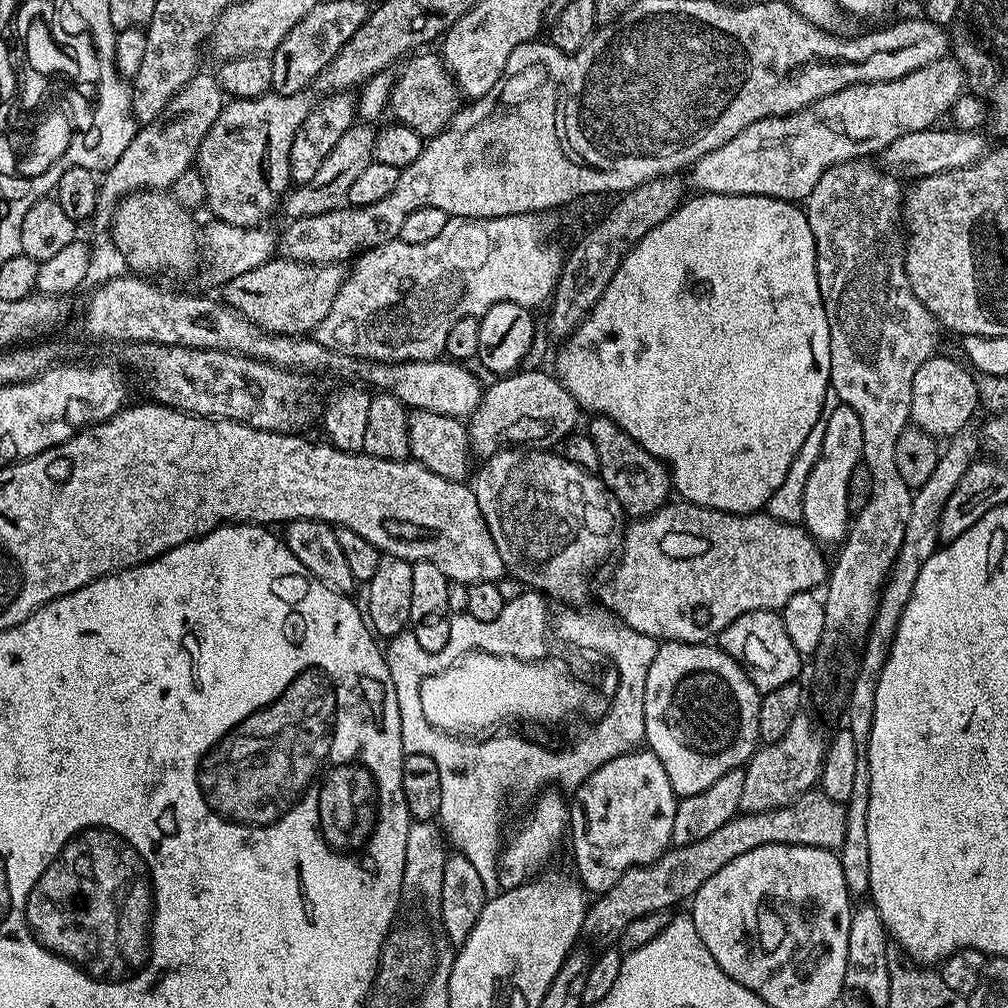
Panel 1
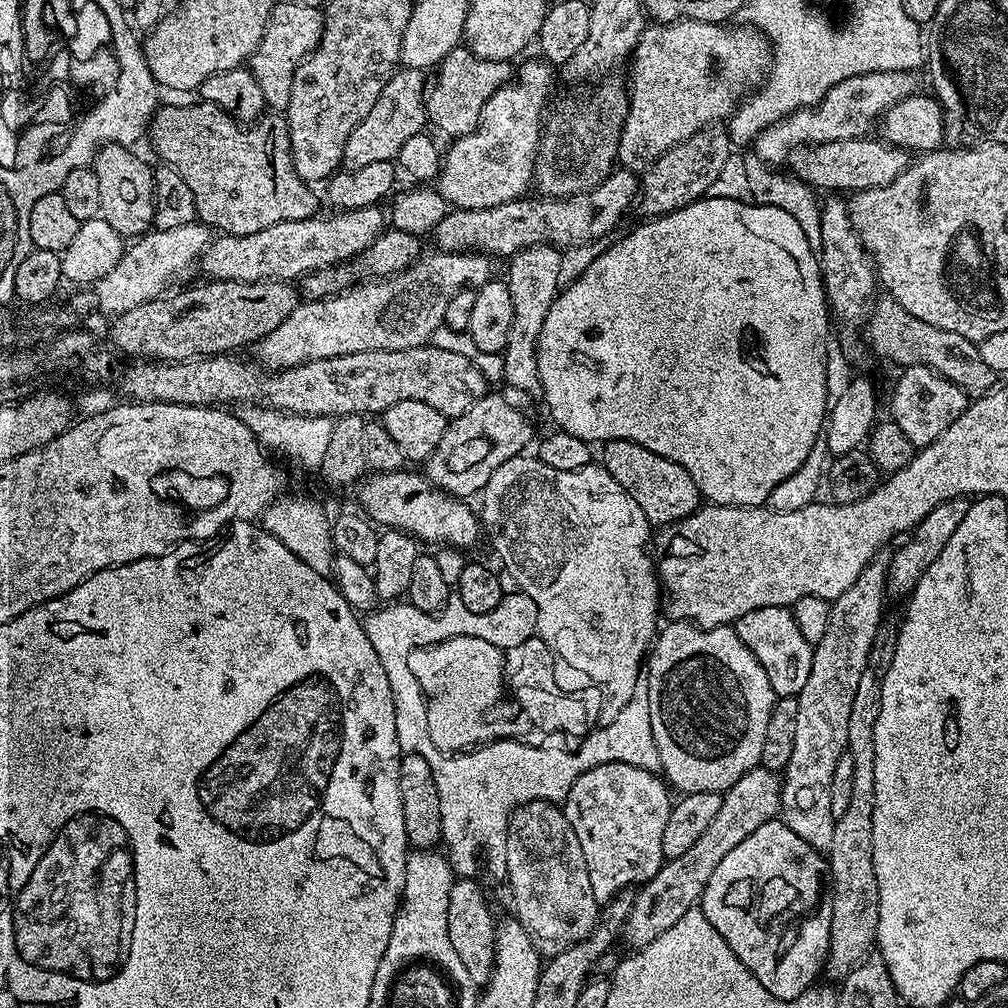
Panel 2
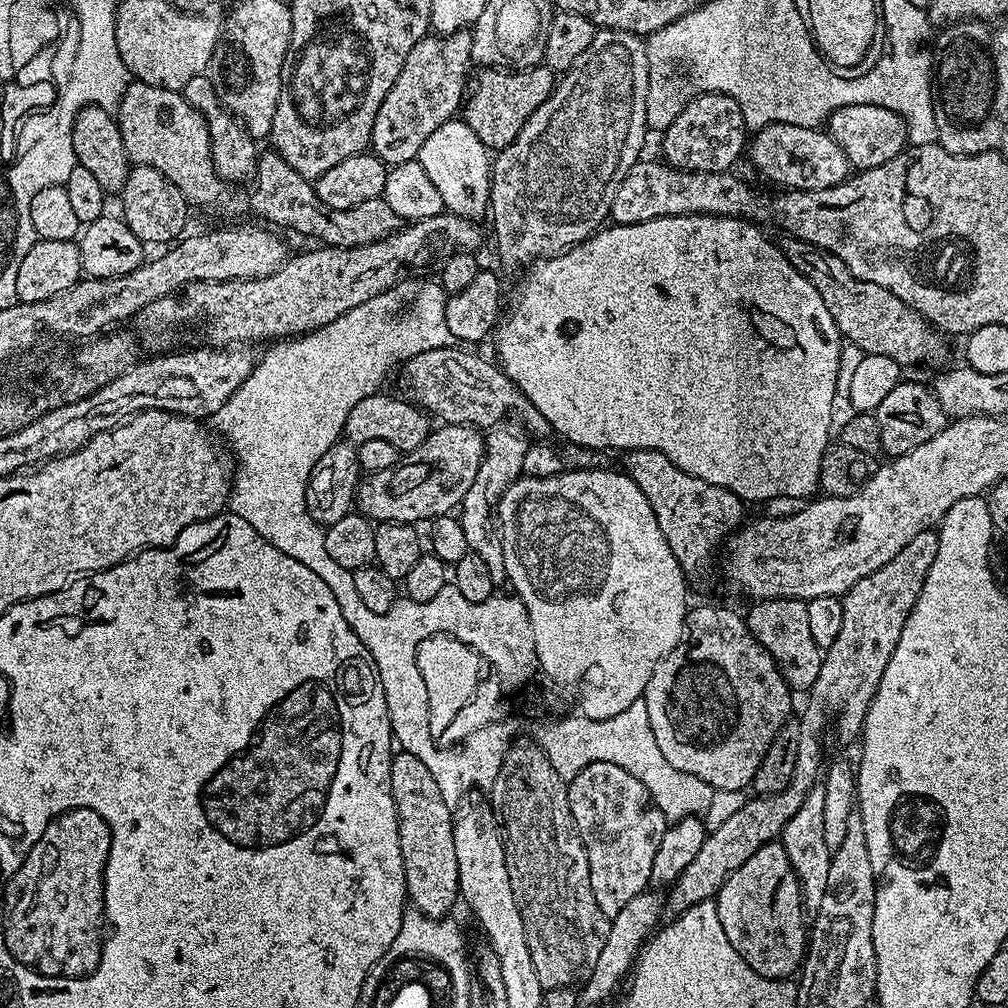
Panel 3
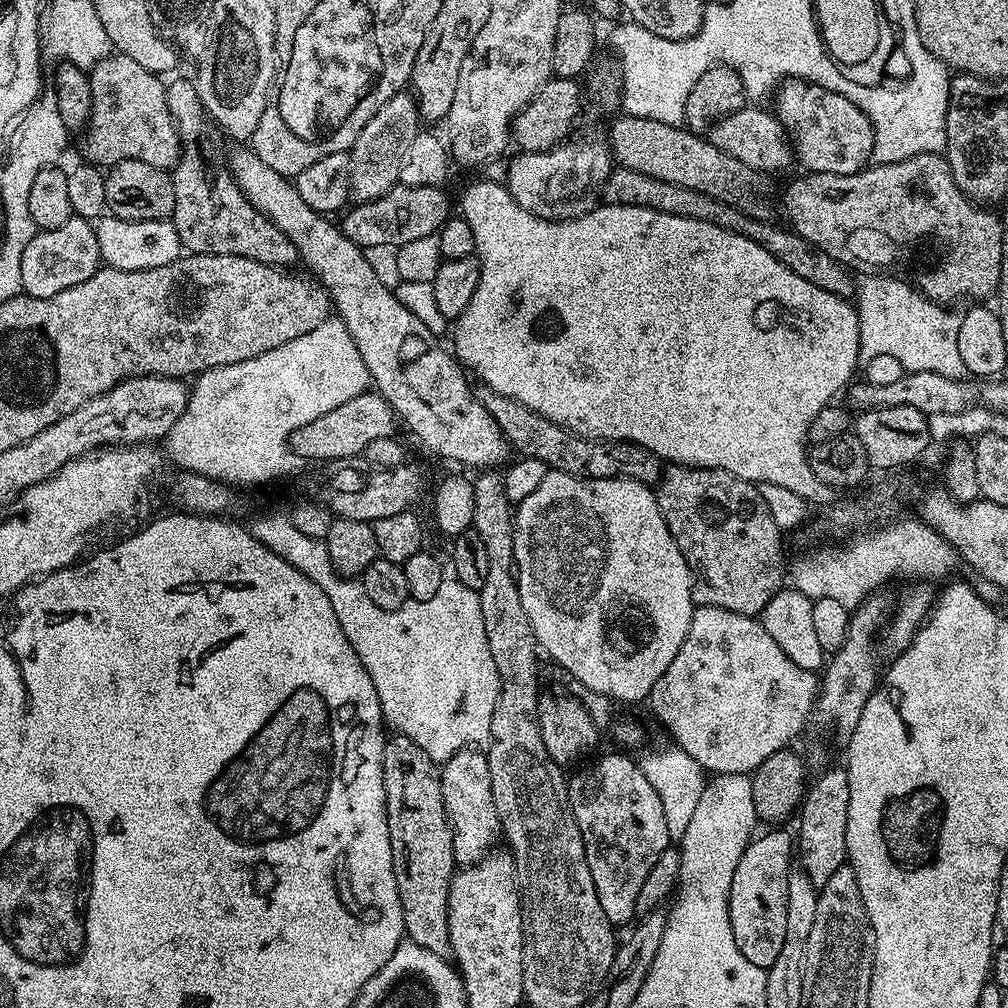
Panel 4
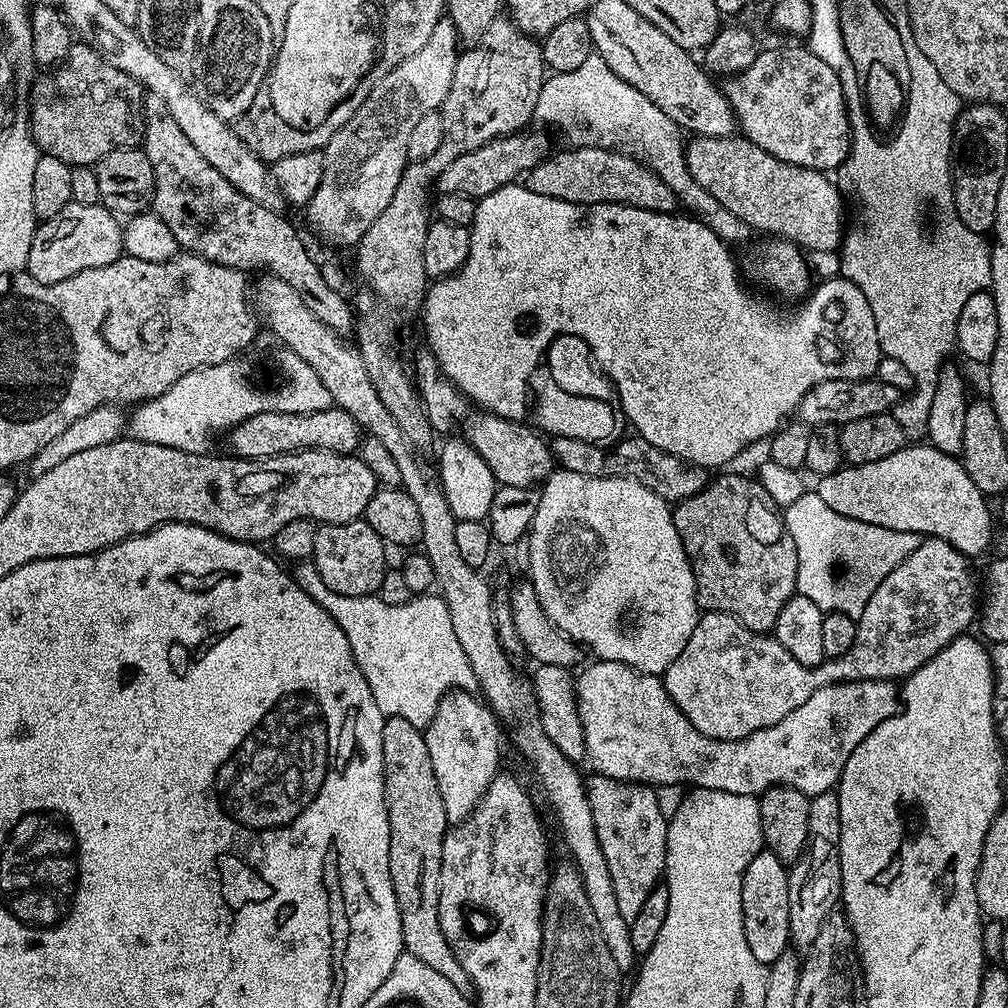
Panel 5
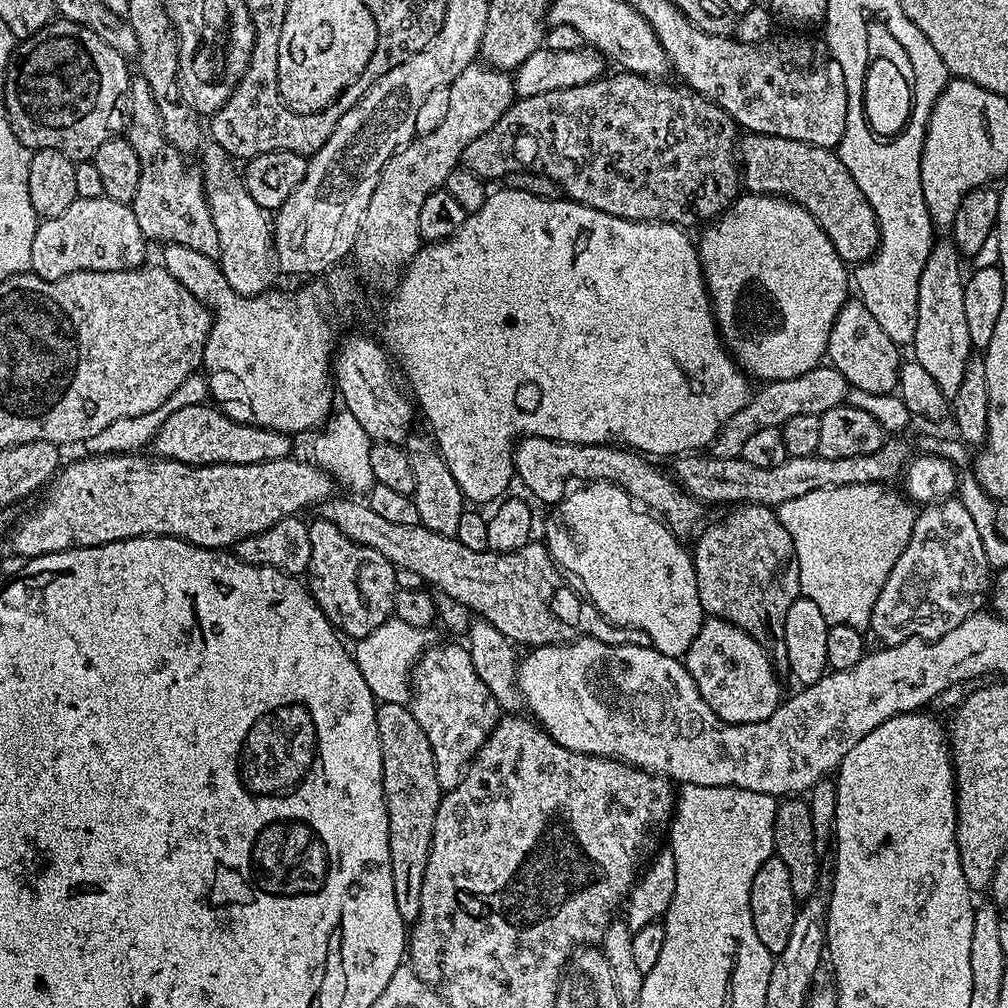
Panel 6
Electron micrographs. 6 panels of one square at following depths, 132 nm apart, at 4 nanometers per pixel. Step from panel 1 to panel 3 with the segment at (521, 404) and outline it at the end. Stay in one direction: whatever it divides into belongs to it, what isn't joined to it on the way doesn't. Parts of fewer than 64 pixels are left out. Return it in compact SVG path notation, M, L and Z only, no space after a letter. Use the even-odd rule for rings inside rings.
M444 424L437 432L436 429L429 431L426 442L407 453L390 470L367 473L356 487L356 504L369 520L381 524L431 522L437 516L447 516L459 509L483 457L481 429L470 428L467 424Z

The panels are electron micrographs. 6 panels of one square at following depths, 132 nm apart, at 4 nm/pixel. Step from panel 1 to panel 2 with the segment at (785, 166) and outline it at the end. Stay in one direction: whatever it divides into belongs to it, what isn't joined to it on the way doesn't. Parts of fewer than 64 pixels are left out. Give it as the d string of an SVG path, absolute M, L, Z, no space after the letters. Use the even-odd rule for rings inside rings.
M871 72L861 76L838 82L830 91L822 97L819 104L810 108L800 108L791 112L784 120L779 120L762 130L754 141L754 152L771 166L780 166L787 161L793 148L799 148L802 144L825 144L826 142L838 142L839 140L858 140L869 135L874 125L884 115L884 111L894 106L899 100L905 100L907 96L917 91L915 75L912 72Z

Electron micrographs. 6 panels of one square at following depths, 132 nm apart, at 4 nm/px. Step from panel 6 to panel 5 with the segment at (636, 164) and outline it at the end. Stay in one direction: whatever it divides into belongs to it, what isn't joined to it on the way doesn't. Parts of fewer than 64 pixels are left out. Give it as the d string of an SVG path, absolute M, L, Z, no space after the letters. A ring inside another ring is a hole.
M525 131L523 134L502 136L462 154L446 166L434 185L435 191L443 195L458 194L469 196L479 202L484 196L494 194L500 188L507 188L513 183L515 176L523 177L531 172L536 164L549 155L548 140L540 132Z

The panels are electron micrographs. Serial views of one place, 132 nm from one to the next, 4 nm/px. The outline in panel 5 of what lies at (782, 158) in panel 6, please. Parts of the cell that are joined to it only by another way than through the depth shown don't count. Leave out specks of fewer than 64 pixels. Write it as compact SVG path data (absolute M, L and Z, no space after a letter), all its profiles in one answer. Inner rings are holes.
M740 134L702 136L689 141L684 161L694 182L714 194L716 201L730 210L734 218L742 218L749 229L757 228L771 237L790 240L809 253L835 253L841 247L846 235L844 200L829 173L782 162L782 158L766 154L762 146Z

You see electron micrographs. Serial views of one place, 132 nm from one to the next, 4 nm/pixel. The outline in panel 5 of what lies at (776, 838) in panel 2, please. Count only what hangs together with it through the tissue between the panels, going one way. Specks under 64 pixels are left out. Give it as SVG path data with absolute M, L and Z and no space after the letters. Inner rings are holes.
M767 850L760 851L746 866L746 874L742 878L742 918L746 930L746 946L754 953L754 958L765 966L771 966L784 952L789 951L790 941L790 890L788 889L788 868L778 857Z

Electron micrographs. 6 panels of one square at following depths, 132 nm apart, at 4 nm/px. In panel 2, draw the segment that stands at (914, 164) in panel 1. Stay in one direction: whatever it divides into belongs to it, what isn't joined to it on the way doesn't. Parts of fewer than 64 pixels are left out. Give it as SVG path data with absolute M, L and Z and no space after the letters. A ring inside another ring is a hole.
M861 138L825 144L802 144L799 148L793 148L787 163L792 164L791 175L815 190L832 188L828 190L855 194L878 186L890 186L890 182L894 182L894 178L898 178L898 174L908 168L910 156L905 149L885 144L879 138Z

